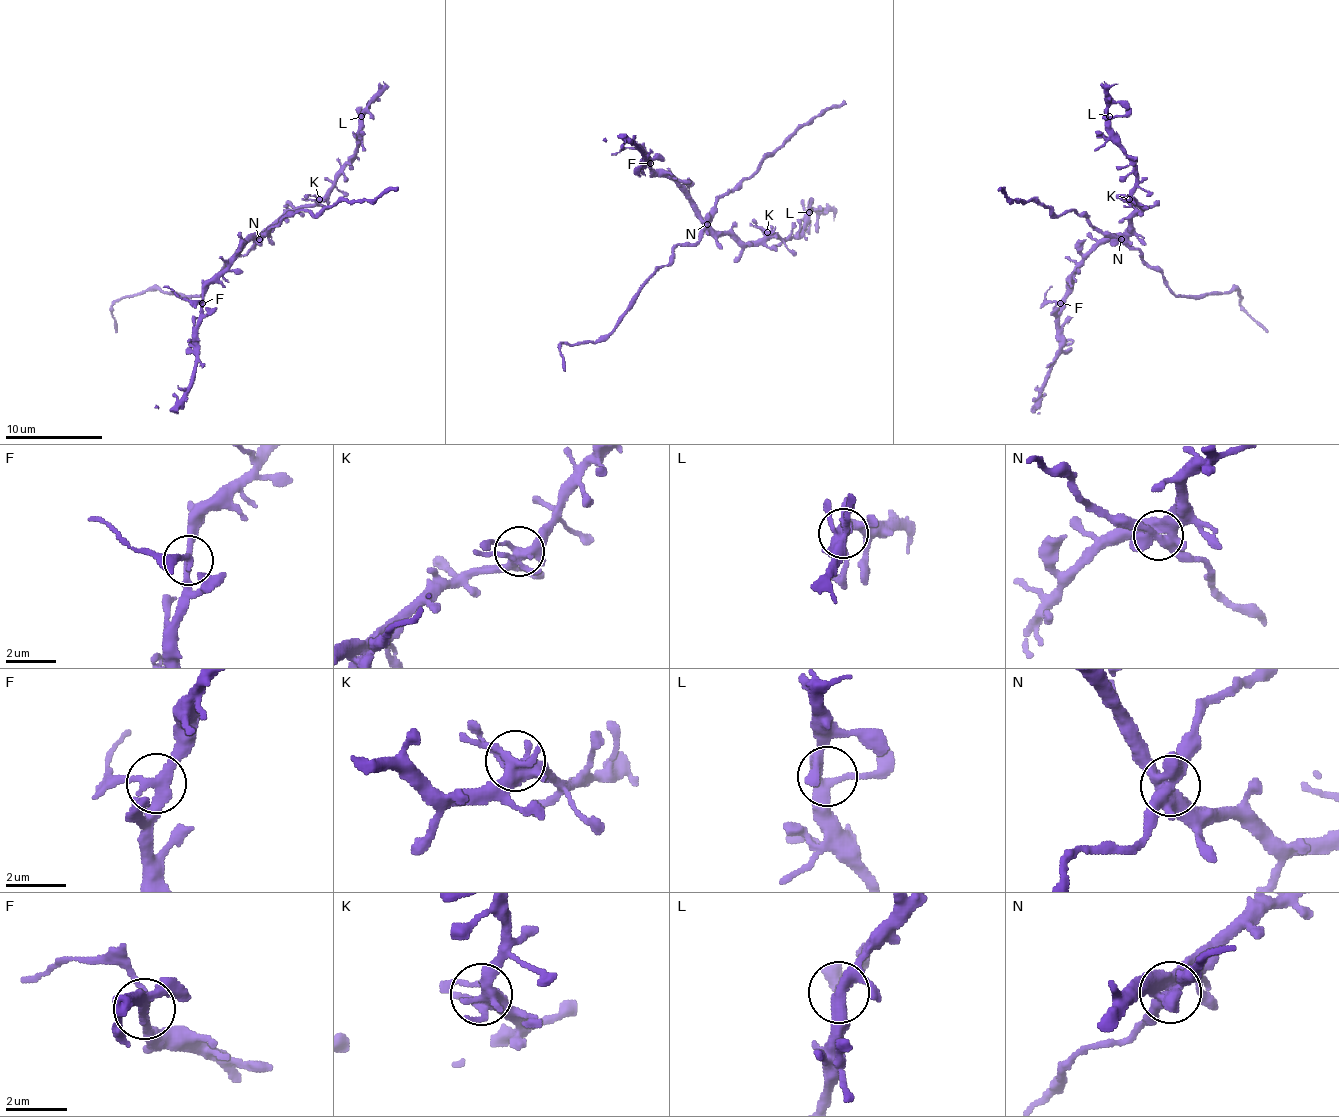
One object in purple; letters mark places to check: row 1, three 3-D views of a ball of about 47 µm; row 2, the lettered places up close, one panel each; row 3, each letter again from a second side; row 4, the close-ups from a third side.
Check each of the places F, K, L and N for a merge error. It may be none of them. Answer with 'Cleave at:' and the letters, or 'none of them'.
Cleave at: F, N

